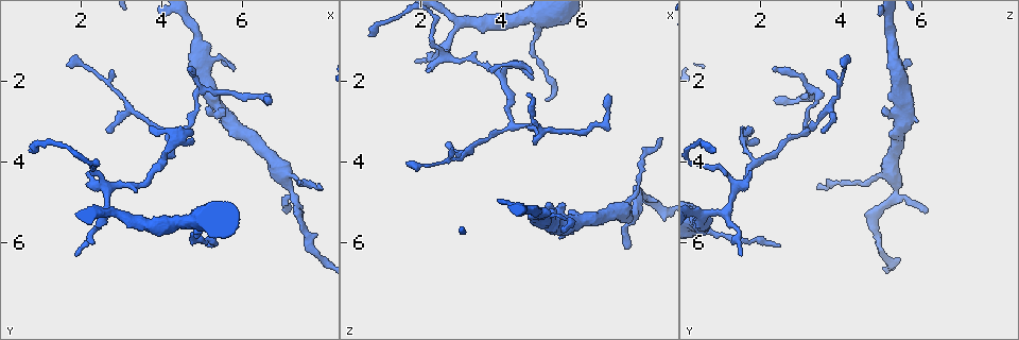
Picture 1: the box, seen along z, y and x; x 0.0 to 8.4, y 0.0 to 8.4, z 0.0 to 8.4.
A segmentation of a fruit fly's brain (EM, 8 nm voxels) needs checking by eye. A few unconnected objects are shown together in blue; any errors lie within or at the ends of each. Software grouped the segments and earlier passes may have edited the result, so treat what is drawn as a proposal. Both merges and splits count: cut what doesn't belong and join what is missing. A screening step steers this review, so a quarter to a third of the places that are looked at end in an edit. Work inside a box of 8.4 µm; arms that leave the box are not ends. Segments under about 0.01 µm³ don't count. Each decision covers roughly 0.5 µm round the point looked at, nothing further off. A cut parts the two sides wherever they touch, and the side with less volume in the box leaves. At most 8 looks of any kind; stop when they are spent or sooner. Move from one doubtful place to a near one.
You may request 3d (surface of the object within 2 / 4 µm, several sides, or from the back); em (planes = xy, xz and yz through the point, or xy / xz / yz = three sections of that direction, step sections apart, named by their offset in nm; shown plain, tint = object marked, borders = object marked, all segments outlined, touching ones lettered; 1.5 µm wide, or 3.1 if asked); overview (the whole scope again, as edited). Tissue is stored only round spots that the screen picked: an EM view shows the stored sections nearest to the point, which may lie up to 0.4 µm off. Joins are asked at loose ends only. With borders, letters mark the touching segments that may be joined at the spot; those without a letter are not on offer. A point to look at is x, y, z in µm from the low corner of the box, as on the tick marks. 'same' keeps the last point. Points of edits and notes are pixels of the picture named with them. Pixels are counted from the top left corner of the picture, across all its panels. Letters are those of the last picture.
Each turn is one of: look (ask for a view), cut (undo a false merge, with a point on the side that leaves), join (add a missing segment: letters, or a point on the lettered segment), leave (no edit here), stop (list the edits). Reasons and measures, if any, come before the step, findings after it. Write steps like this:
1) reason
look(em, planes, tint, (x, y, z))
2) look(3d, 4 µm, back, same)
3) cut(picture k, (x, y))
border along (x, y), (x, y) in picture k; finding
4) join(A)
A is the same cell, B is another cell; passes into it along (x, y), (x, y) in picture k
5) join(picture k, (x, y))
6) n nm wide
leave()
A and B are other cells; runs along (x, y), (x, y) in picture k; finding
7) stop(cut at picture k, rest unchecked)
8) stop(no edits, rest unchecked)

branch point
look(3d, 2 µm, (3.20, 2.60, 3.65))

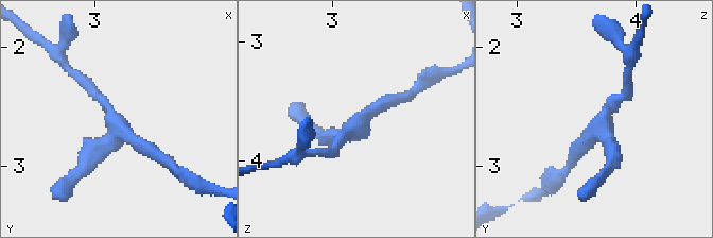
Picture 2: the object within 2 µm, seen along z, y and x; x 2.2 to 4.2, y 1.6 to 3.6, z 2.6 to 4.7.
look(em, planes, tint, (3.20, 2.66, 3.72))

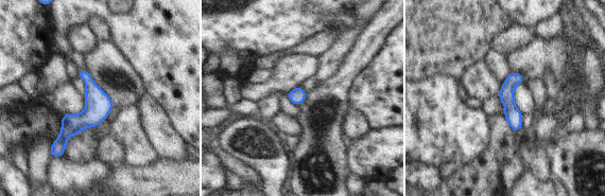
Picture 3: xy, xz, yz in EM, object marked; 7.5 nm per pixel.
look(em, planes, borders, same)

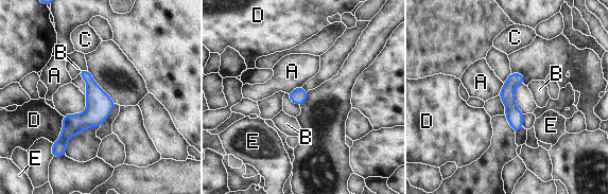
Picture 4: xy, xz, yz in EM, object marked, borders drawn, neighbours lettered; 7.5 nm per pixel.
120 nm wide
leave()
A, B, C, D and E are other cells; runs along (84, 72), (92, 109), (57, 146) in picture 4; continuous, no second cell

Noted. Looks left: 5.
thin neck
look(em, planes, borders, (3.60, 4.60, 1.60))

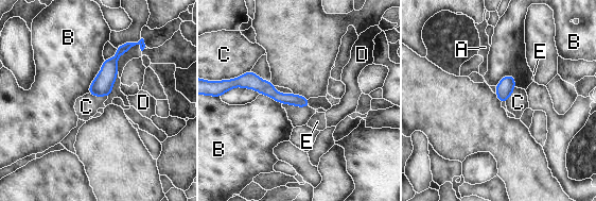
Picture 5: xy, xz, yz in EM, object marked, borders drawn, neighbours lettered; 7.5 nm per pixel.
B touches over 280 nm
leave()
A, B, C, D and E are other cells; runs along (240, 79), (305, 103) in picture 5; all the same cell

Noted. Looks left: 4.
thin end
look(em, yz, step 8, plain, (7.10, 5.20, 6.15))

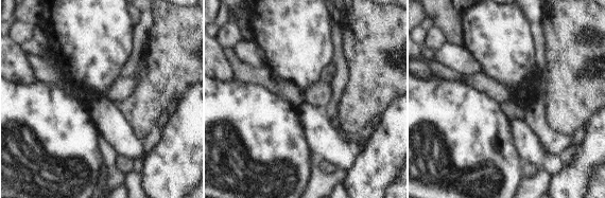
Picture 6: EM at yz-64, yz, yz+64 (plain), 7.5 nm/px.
what lies round it
look(em, yz, step 8, borders, same)

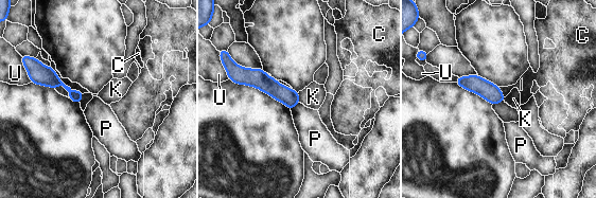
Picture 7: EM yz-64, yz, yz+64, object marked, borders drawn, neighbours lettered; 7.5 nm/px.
leave()
C, K, P and U are other cells; border along (298, 92), (299, 102) in picture 7; no lettered segment goes on from it

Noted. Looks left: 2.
stop(no edits, rest unchecked)

